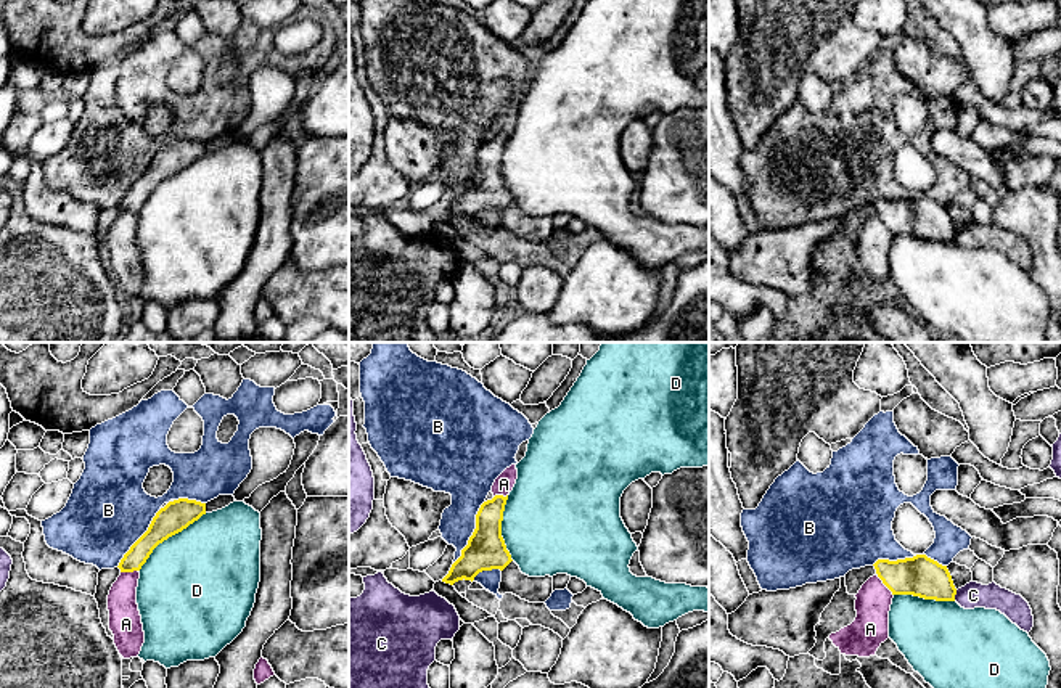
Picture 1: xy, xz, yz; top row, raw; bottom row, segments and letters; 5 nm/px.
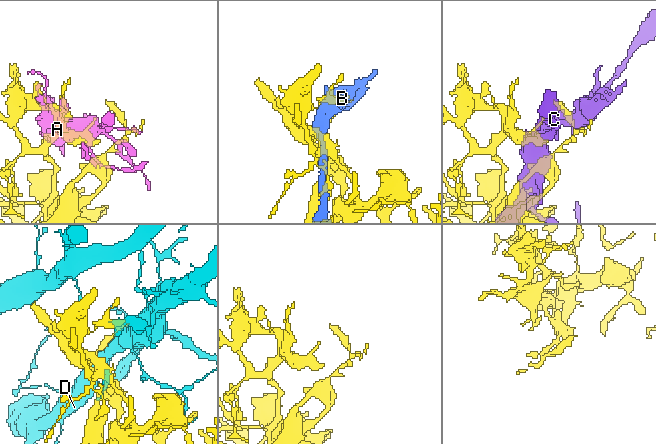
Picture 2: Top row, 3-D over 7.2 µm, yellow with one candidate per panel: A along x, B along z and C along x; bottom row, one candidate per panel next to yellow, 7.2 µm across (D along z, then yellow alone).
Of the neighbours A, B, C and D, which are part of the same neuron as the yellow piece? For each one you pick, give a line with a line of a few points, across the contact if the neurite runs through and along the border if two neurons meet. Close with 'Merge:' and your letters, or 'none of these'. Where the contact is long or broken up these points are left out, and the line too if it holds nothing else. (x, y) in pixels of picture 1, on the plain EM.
Merge: A

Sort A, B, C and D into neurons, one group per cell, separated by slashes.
A / B / C / D

